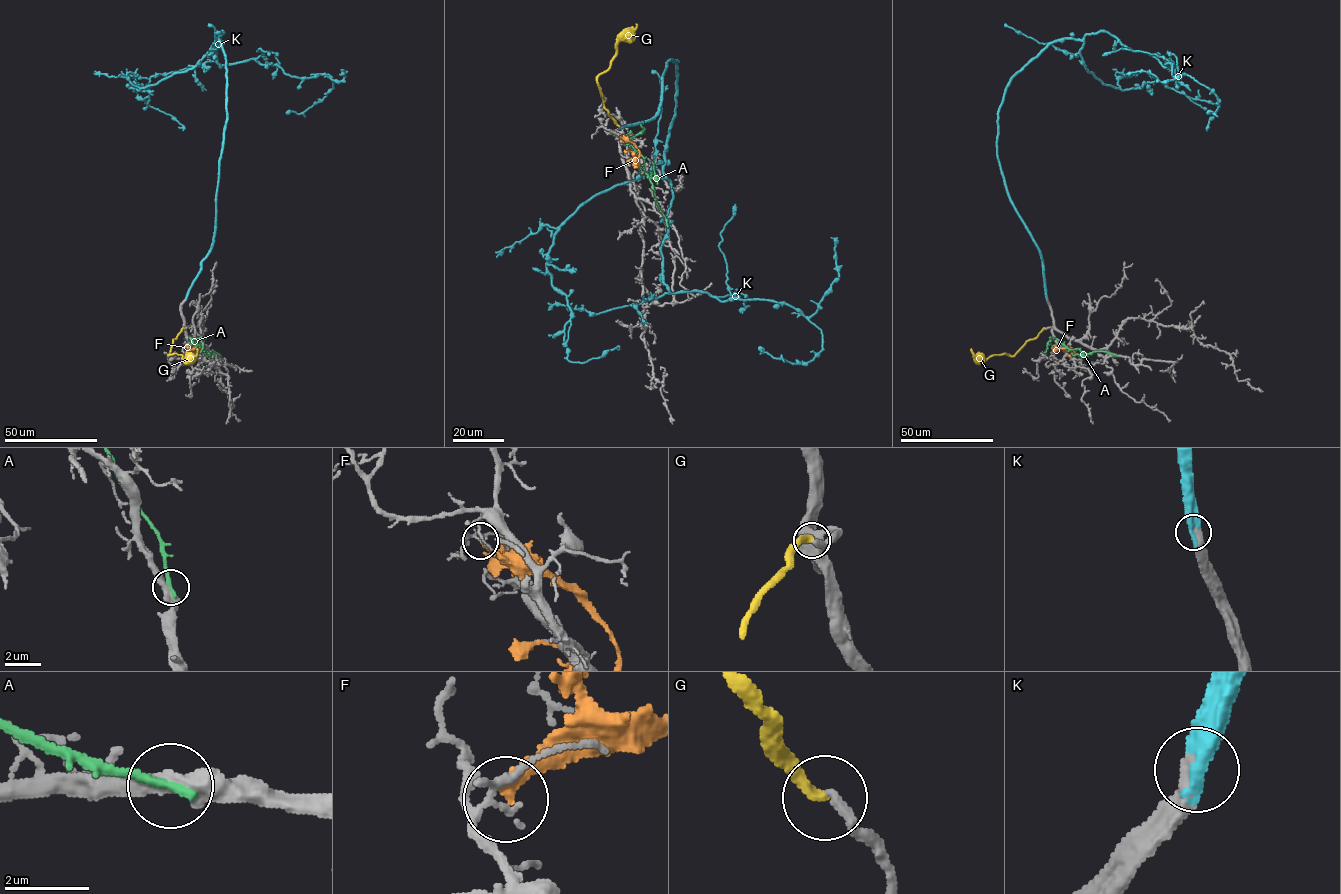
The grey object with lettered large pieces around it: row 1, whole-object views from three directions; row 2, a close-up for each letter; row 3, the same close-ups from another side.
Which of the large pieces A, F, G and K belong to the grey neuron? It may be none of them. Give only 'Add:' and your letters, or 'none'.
Add: G, K

